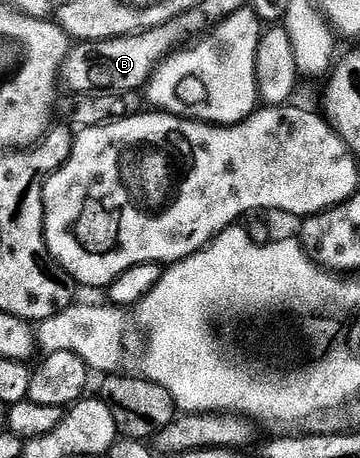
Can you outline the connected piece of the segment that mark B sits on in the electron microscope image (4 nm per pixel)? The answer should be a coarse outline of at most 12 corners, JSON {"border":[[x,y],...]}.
{"border":[[180,20],[83,41],[59,74],[70,94],[144,90]]}

